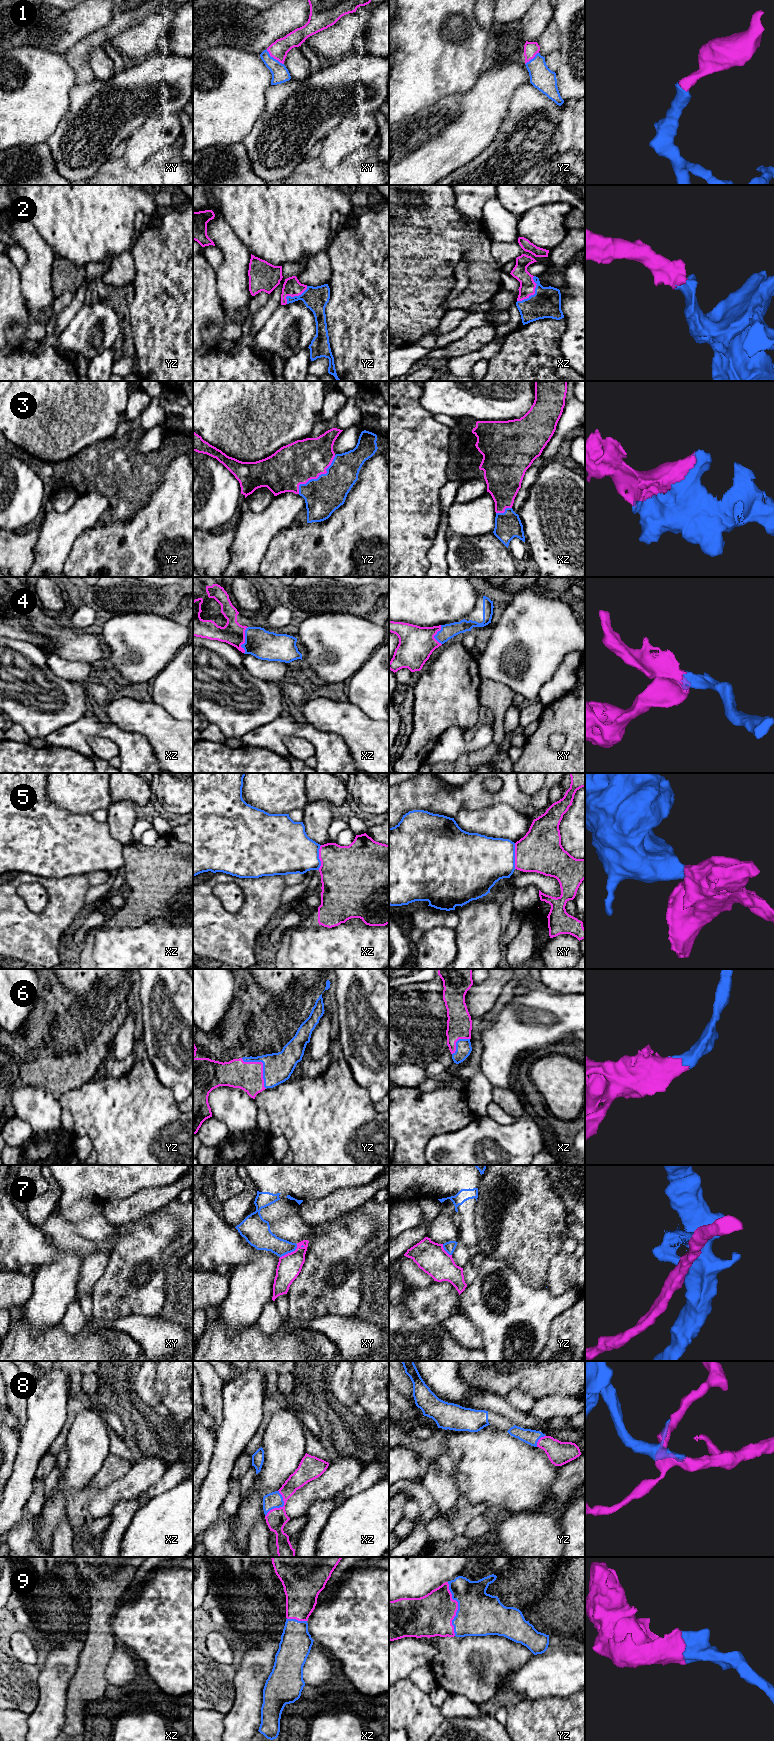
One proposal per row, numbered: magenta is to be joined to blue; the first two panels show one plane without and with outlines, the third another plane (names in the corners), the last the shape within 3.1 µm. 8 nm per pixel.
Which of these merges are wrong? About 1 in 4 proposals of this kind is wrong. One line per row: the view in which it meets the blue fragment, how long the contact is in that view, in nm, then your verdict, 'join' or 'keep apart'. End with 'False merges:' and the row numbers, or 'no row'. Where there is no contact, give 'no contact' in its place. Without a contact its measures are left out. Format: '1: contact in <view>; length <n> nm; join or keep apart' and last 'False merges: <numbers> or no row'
1: contact in xy; length 190 nm; join
2: contact in xz; length 240 nm; join
3: contact in yz; length 440 nm; join
4: contact in xz; length 220 nm; join
5: contact in xy; length 200 nm; keep apart
6: contact in yz; length 320 nm; join
7: contact in xy; length 180 nm; keep apart
8: contact in xz; length 240 nm; join
9: contact in yz; length 440 nm; join
False merges: 5, 7

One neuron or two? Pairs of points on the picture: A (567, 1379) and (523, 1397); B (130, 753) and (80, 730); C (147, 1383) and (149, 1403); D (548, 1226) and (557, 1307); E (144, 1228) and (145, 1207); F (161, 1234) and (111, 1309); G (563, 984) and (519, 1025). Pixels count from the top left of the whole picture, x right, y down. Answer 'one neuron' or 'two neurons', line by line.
A: two neurons
B: one neuron
C: one neuron
D: two neurons
E: two neurons
F: one neuron
G: two neurons

